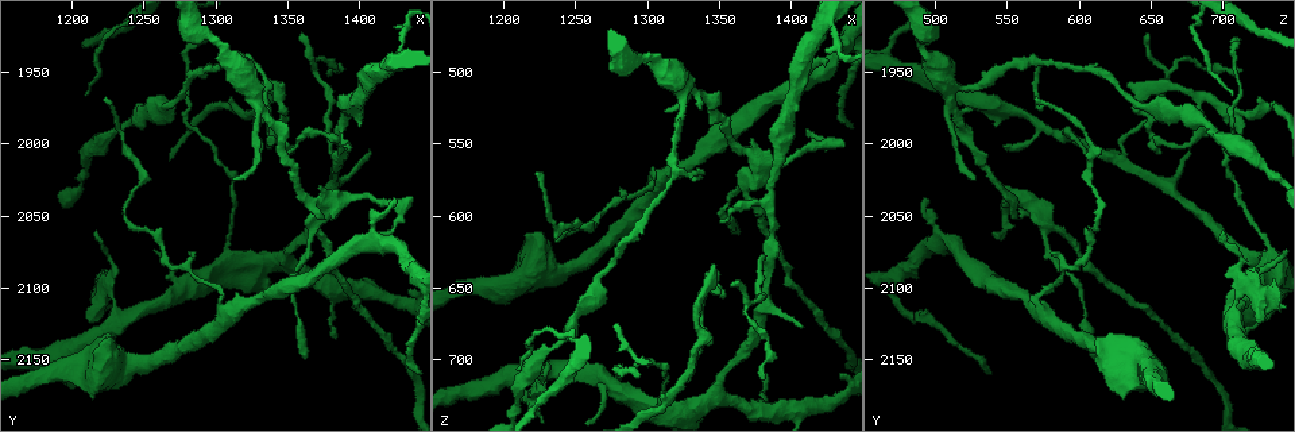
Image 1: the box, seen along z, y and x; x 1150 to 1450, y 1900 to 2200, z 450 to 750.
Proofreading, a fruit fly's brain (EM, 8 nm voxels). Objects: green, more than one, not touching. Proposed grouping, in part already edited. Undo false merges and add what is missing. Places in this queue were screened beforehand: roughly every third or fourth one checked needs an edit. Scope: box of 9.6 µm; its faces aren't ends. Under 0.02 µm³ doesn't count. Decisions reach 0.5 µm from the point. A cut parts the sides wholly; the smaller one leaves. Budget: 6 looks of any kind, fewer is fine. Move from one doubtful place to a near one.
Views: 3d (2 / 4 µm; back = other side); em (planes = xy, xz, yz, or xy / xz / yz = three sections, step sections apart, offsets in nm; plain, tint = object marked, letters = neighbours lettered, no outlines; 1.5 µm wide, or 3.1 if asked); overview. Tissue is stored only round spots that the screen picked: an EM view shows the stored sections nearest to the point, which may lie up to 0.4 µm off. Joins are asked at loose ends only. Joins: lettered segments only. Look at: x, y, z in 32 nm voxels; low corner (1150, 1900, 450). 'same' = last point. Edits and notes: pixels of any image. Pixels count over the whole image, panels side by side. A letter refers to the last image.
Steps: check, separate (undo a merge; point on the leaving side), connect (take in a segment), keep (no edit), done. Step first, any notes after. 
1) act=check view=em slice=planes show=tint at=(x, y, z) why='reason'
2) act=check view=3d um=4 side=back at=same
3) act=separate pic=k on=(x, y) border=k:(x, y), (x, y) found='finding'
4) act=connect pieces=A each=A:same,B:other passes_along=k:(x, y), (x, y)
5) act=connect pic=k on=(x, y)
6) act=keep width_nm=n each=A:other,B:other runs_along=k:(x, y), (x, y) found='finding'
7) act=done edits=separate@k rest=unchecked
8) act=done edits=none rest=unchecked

act=check view=3d um=4 at=(1354, 2006, 652)

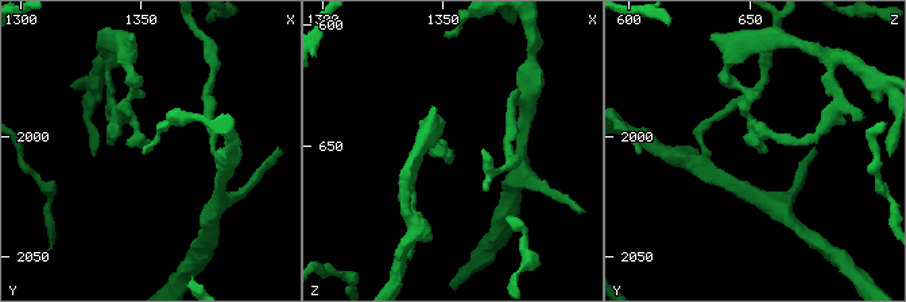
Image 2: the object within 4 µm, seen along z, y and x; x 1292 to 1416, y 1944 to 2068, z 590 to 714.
act=check view=em slice=planes show=letters at=(1356, 2005, 653)

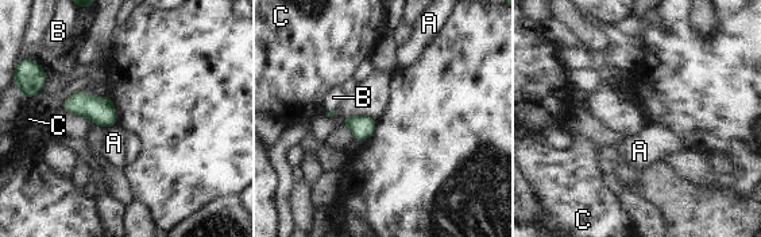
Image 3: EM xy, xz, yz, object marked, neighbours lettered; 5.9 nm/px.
act=keep each=A:other,B:other,C:other border=3:(116, 123), (104, 128) found='none of them fits'

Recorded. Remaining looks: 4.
act=check view=em slice=xy step=8 show=letters at=(1338, 1976, 572) why='tapers out'

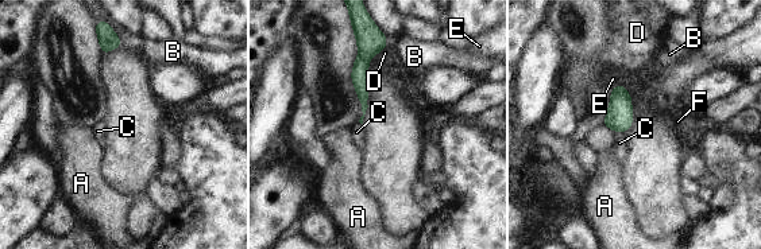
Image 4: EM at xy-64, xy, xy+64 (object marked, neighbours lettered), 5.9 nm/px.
act=check view=em slice=planes show=letters at=same

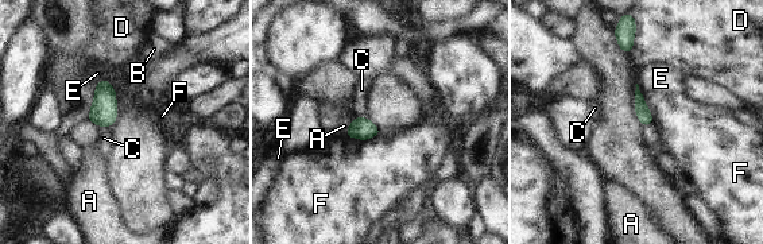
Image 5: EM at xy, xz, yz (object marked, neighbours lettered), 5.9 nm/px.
act=keep width_nm=90 longest_contact=F:220nm each=A:other,B:other,C:other,D:other,E:other,F:other found='no lettered segment goes on from it'

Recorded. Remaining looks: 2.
act=check view=3d um=4 at=(1314, 2026, 528)

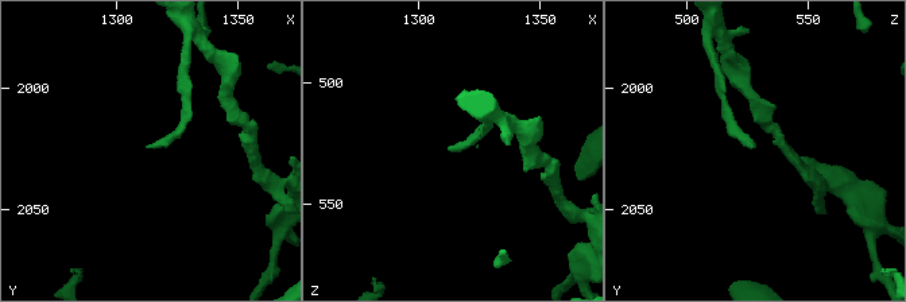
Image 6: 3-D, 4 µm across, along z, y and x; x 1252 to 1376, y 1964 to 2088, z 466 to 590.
act=check view=em slice=planes show=letters at=(1313, 2025, 527) why='shape alone is not enough'

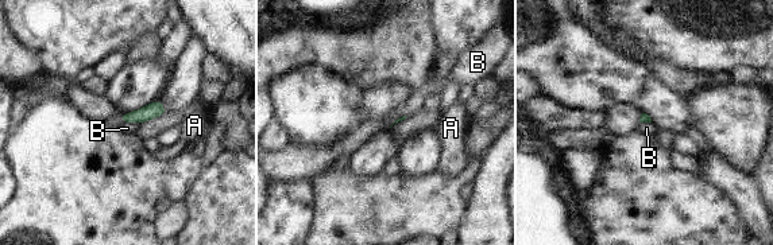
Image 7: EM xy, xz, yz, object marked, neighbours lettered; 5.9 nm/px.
act=keep each=A:other,B:other border=7:(122, 121), (134, 121), (136, 124) found='none of them fits'

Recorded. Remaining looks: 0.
act=done edits=none rest=unchecked

